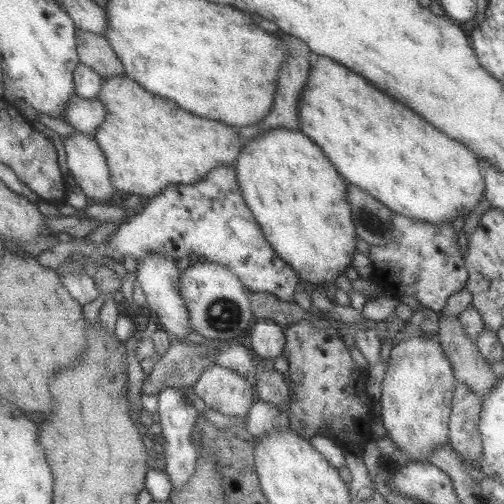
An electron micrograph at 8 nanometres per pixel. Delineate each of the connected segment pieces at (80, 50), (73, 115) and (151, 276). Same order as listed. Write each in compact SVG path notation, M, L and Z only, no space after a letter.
M77 29L74 31L78 62L94 70L101 78L125 75L119 58L104 36Z
M73 95L65 103L61 118L65 123L70 124L75 131L93 135L101 120L105 119L107 108L103 102L95 99L83 99Z
M146 254L137 261L136 281L145 295L147 305L155 313L157 326L165 330L167 334L179 340L185 340L185 335L191 330L189 326L188 313L183 300L179 297L179 276L180 272L176 268L176 262L172 258L163 254Z

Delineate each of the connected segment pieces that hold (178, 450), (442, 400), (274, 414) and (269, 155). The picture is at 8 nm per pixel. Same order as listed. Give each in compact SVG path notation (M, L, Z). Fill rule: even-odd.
M167 387L161 389L157 394L158 407L154 417L158 420L161 427L161 436L163 437L163 455L165 461L165 469L167 478L171 481L171 488L181 489L185 485L185 481L193 475L195 471L195 463L197 462L198 449L191 442L191 429L197 420L197 409L191 406L189 401L185 399L181 387Z
M406 337L391 347L381 383L379 416L386 436L393 441L395 452L407 453L411 462L427 462L425 455L449 444L448 416L451 396L457 382L449 359L445 357L438 337Z
M258 400L252 404L245 416L245 430L253 438L261 437L273 429L287 427L290 427L288 414L273 403Z
M267 129L245 141L233 167L241 196L260 226L263 237L274 254L297 274L299 283L308 289L323 286L329 290L336 276L347 275L351 270L353 251L356 250L347 184L317 144L300 129Z

